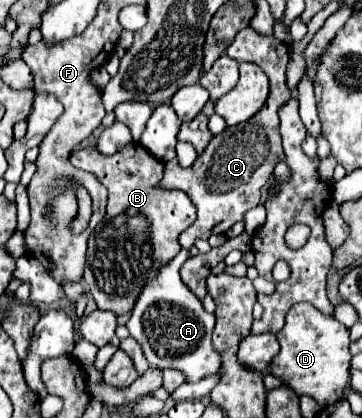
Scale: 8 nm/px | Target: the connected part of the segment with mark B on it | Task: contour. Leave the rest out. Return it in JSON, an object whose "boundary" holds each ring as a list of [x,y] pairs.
{"boundary":[[[139,142],[127,144],[125,148],[121,148],[119,152],[111,154],[111,156],[99,154],[97,148],[81,148],[71,154],[71,162],[73,162],[73,166],[93,172],[103,182],[103,186],[109,190],[107,214],[105,214],[105,220],[103,220],[101,232],[99,232],[101,236],[91,234],[91,238],[89,238],[83,280],[99,308],[111,310],[115,314],[131,312],[141,290],[149,282],[153,282],[157,272],[167,262],[171,262],[177,256],[177,252],[181,250],[177,238],[185,228],[189,228],[195,222],[195,216],[197,216],[195,204],[191,202],[191,198],[187,194],[183,194],[179,190],[159,190],[157,188],[159,174],[163,174],[163,162],[159,162],[157,158],[151,158],[151,154],[147,154],[147,150],[143,150],[143,146]]]}

